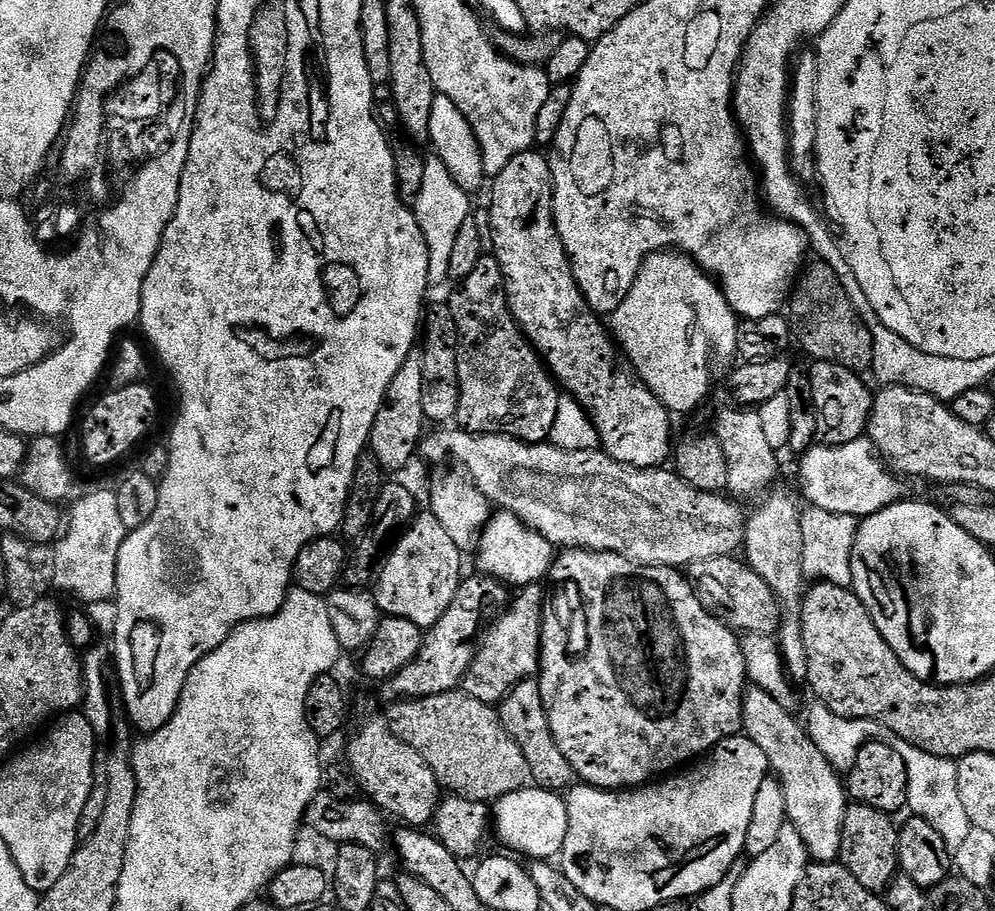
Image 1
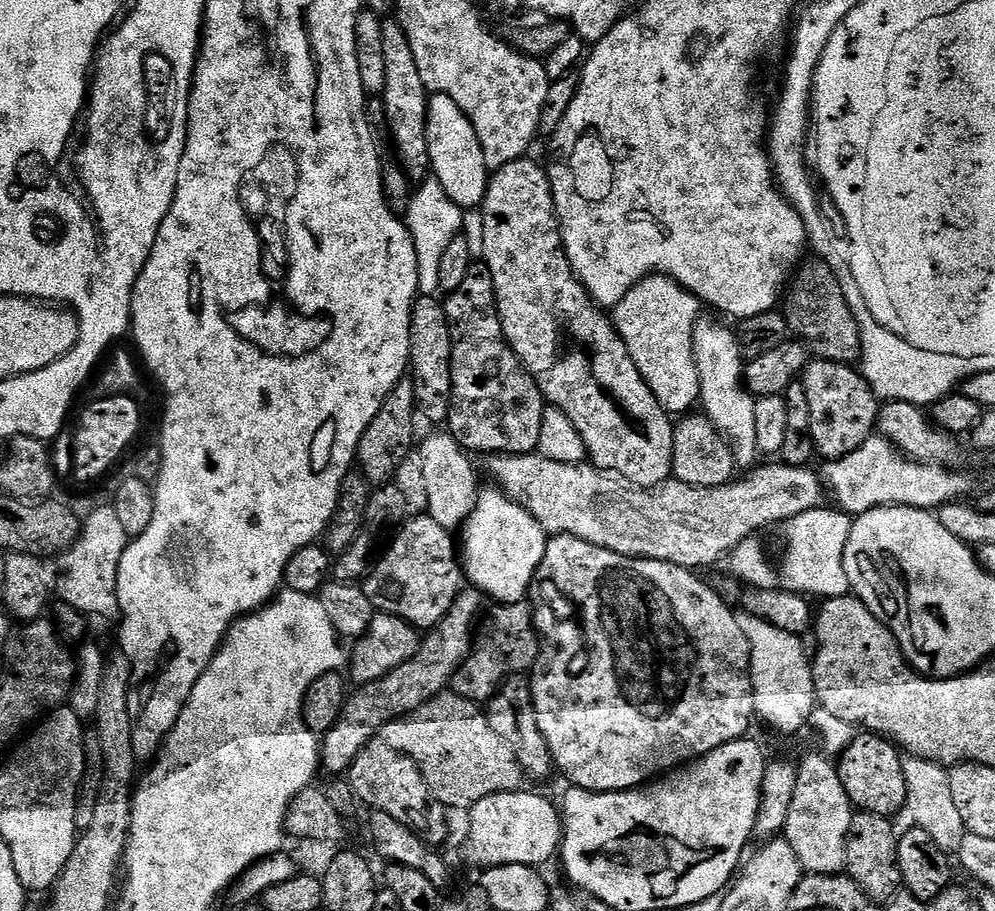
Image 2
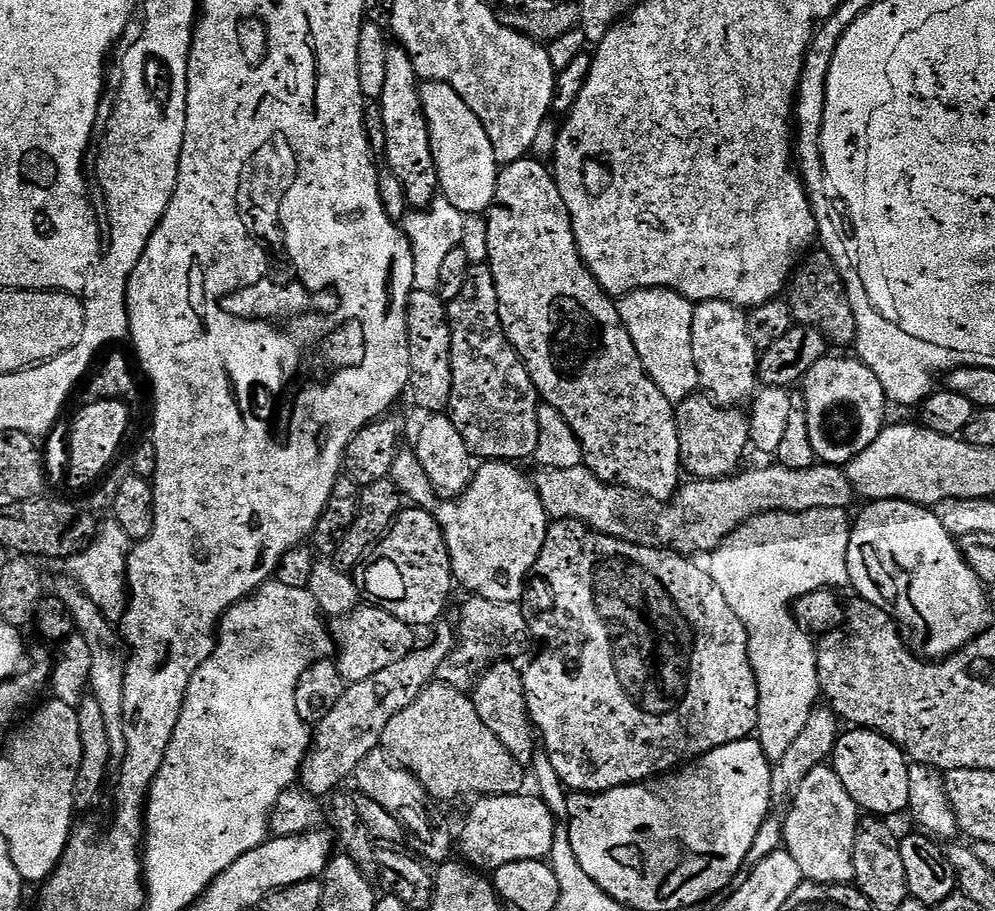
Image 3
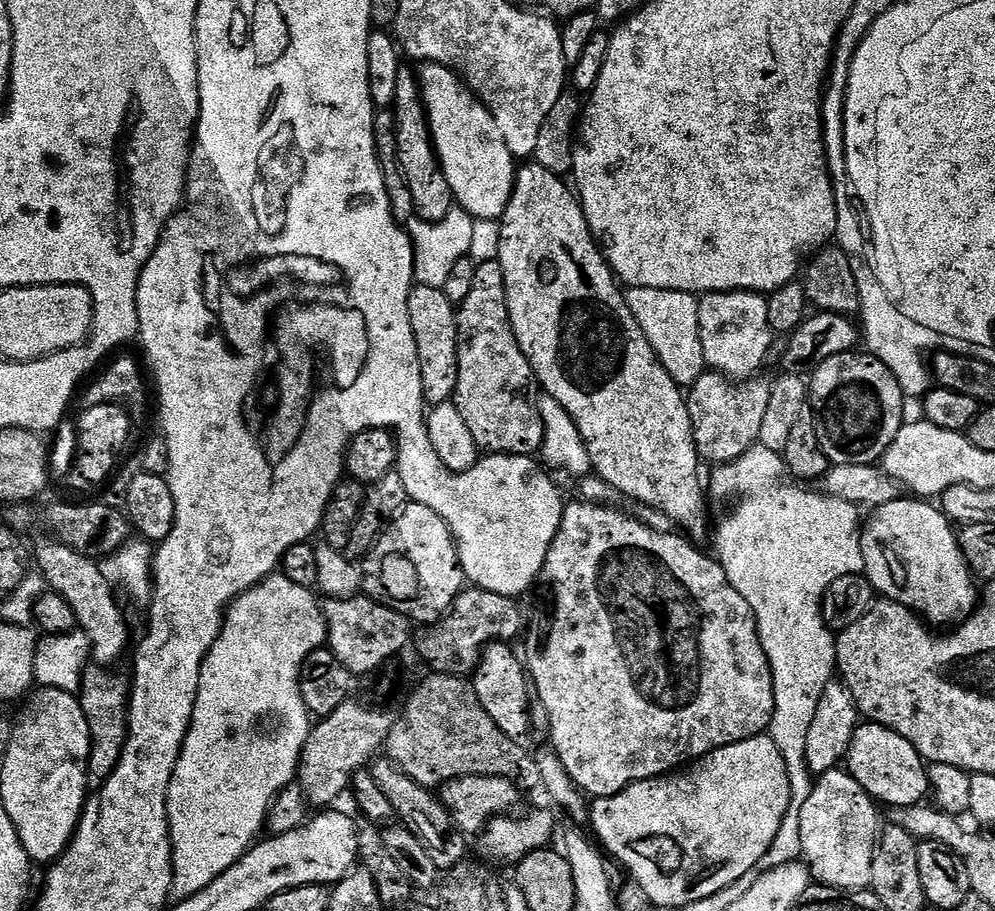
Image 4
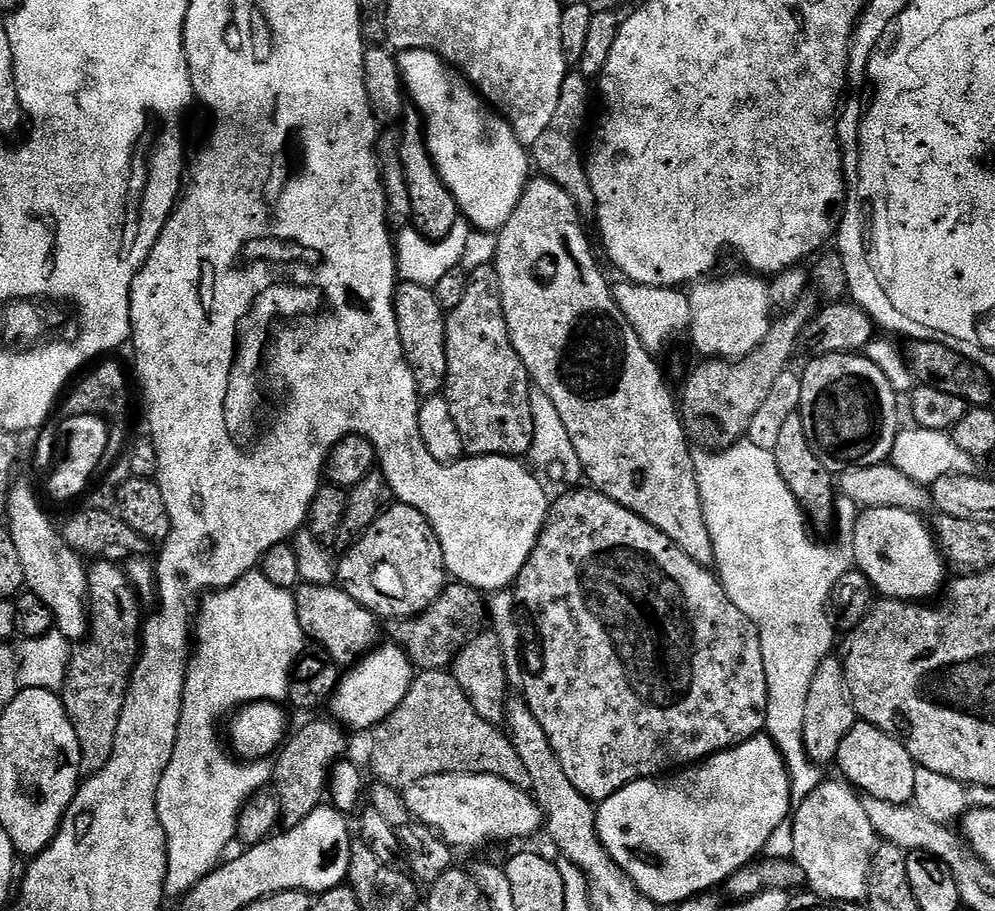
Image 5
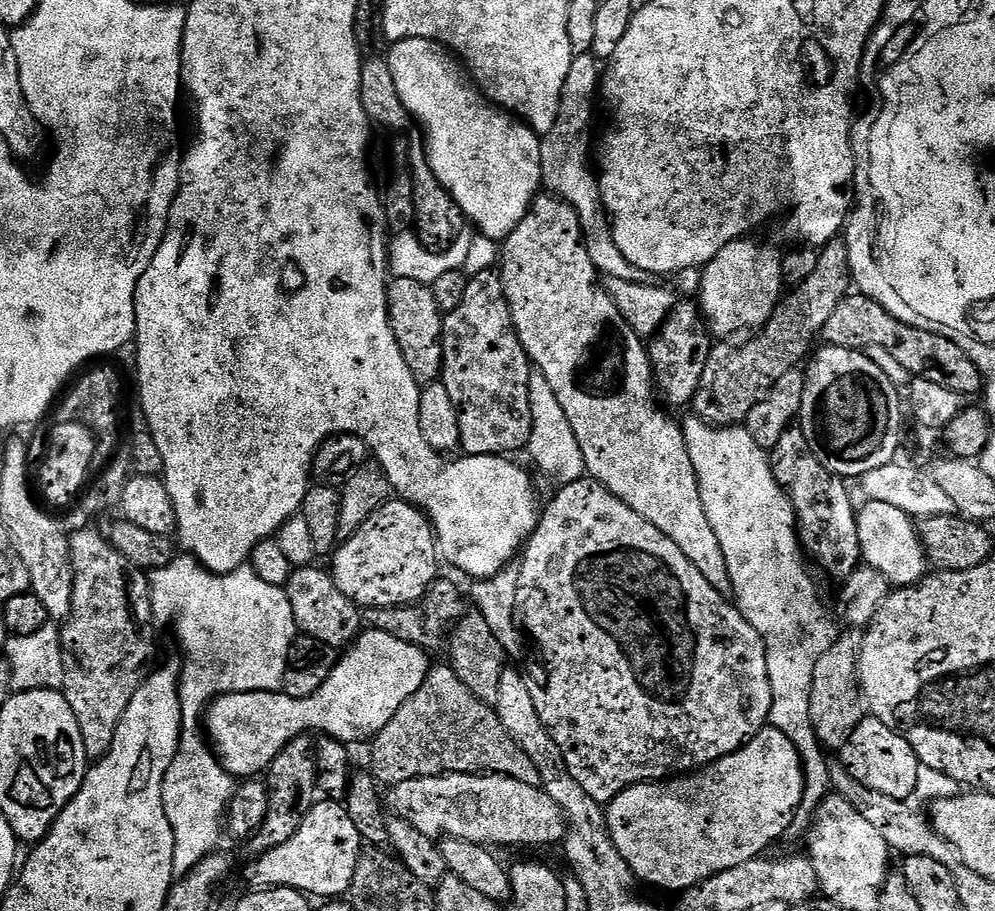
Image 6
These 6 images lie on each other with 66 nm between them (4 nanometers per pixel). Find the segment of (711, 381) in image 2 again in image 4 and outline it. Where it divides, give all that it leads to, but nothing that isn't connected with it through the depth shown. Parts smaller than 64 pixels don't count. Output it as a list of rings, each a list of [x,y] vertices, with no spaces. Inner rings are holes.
[[[714,292],[699,301],[696,313],[705,365],[711,371],[741,382],[764,364],[774,339],[768,326],[767,311],[761,310],[755,295],[747,292]],[[760,308],[760,312],[758,311]]]

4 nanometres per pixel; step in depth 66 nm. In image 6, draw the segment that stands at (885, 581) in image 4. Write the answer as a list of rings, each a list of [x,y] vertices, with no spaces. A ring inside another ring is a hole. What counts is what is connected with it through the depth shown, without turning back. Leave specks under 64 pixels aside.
[[[868,500],[864,505],[859,505],[856,514],[856,534],[863,563],[882,574],[889,585],[907,586],[924,579],[926,557],[924,547],[920,545],[917,525],[913,517],[898,510],[898,506],[888,506],[877,500]]]

